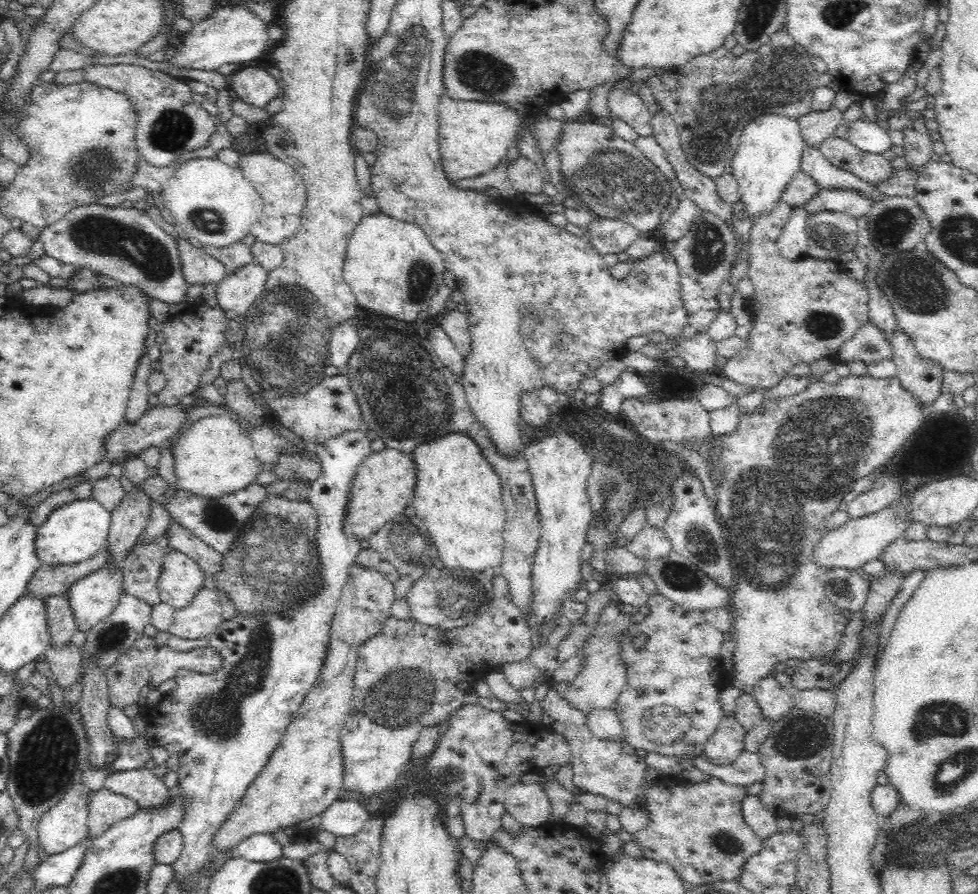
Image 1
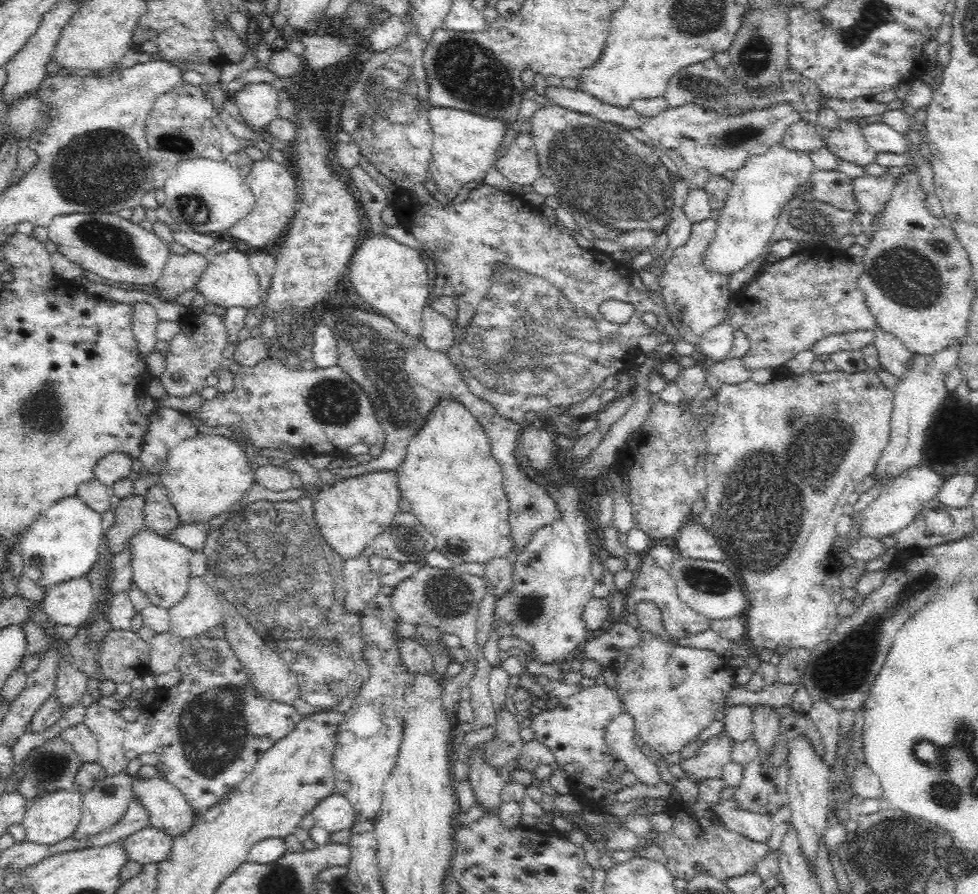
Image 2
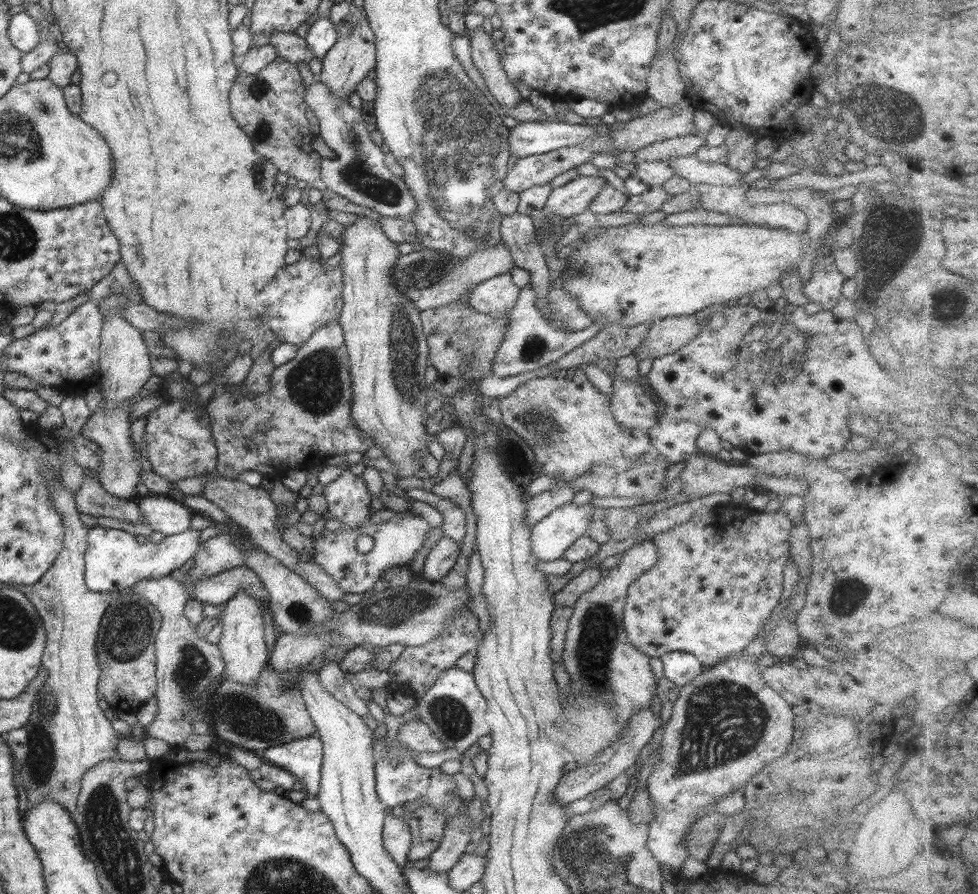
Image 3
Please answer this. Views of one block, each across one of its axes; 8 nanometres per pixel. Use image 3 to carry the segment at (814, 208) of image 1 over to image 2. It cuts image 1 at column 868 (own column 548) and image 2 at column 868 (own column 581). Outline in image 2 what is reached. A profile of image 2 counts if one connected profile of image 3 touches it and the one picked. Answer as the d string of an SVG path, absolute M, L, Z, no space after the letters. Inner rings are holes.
M890 173L881 176L866 175L853 179L853 195L859 212L883 212L897 178Z

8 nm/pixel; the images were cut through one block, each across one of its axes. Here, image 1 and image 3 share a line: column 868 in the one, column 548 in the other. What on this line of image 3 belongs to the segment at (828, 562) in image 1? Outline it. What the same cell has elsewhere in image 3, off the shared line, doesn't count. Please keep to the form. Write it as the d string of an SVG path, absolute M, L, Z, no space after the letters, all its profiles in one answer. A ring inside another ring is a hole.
M592 500L579 505L570 501L539 520L530 537L534 557L550 562L564 556L578 538L587 535L594 510Z

